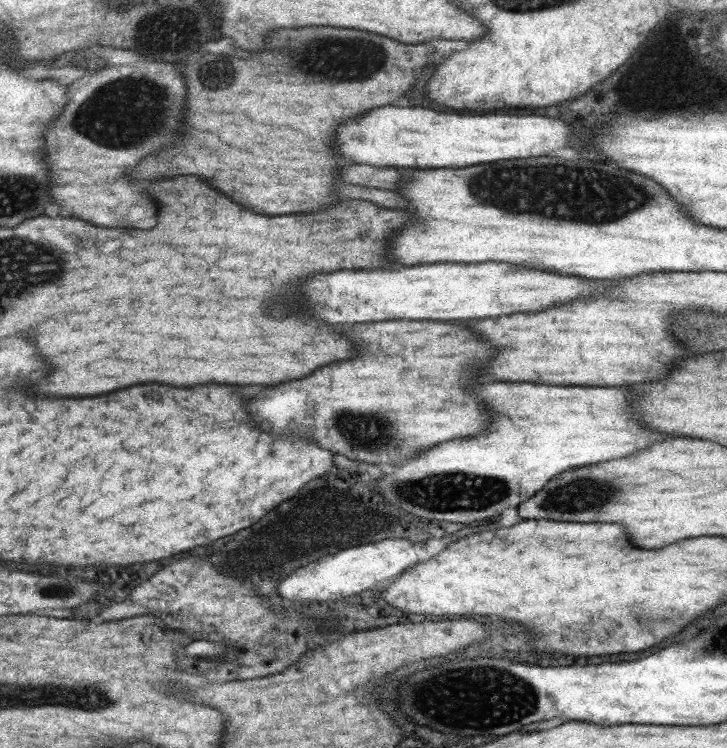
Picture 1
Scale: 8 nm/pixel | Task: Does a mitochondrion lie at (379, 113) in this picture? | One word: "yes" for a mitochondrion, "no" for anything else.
no

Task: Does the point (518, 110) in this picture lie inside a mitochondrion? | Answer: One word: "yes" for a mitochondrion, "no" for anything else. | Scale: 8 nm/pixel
no

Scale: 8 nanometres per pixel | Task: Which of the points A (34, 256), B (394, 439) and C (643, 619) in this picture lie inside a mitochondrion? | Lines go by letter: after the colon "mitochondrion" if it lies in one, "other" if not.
A: mitochondrion
B: mitochondrion
C: mitochondrion

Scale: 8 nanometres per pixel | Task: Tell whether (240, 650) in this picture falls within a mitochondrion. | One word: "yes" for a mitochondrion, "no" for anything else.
no

